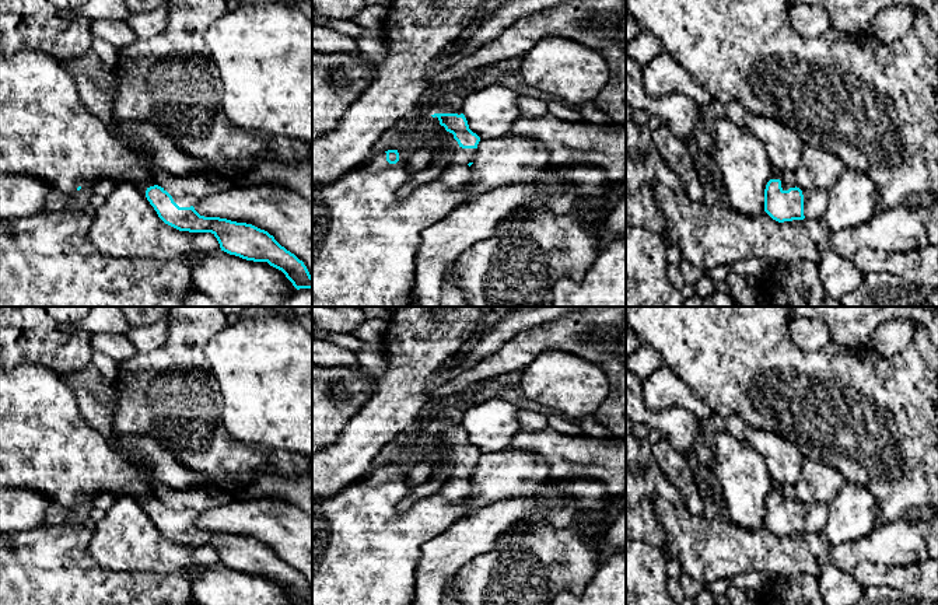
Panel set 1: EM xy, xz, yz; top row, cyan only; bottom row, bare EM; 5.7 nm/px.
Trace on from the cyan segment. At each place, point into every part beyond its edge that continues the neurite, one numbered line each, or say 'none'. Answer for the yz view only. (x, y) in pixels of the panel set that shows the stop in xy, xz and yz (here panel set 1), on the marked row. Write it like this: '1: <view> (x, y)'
1: yz (815, 199)

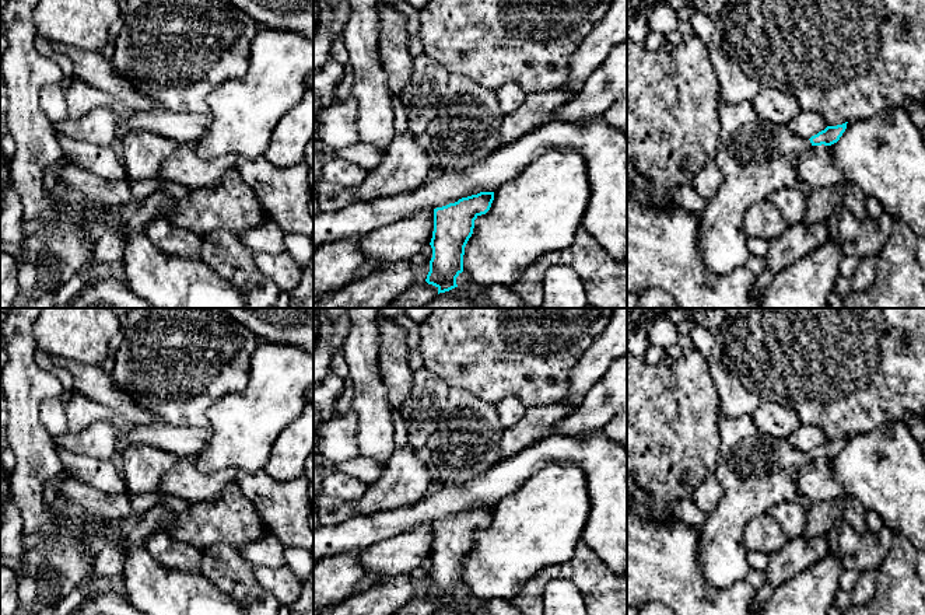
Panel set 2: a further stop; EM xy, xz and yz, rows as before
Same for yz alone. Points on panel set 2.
1: yz (756, 157)

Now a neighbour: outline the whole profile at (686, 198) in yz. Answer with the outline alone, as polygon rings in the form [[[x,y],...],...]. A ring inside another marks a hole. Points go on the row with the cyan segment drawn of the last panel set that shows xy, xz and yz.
[[[690,185],[675,188],[670,191],[670,195],[676,206],[695,214],[701,214],[708,203]]]

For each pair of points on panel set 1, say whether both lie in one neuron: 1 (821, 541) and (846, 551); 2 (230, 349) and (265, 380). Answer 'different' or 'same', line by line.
1: same
2: same

